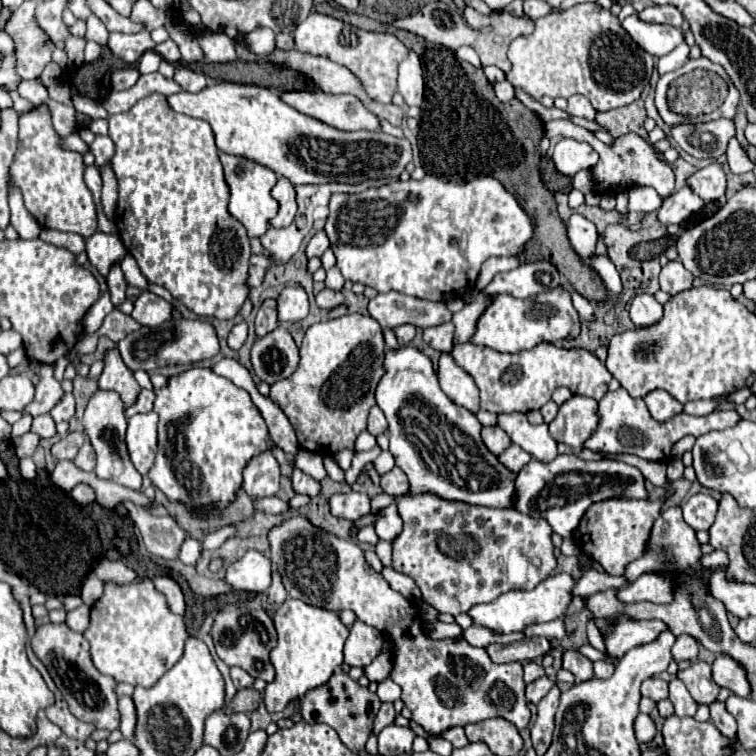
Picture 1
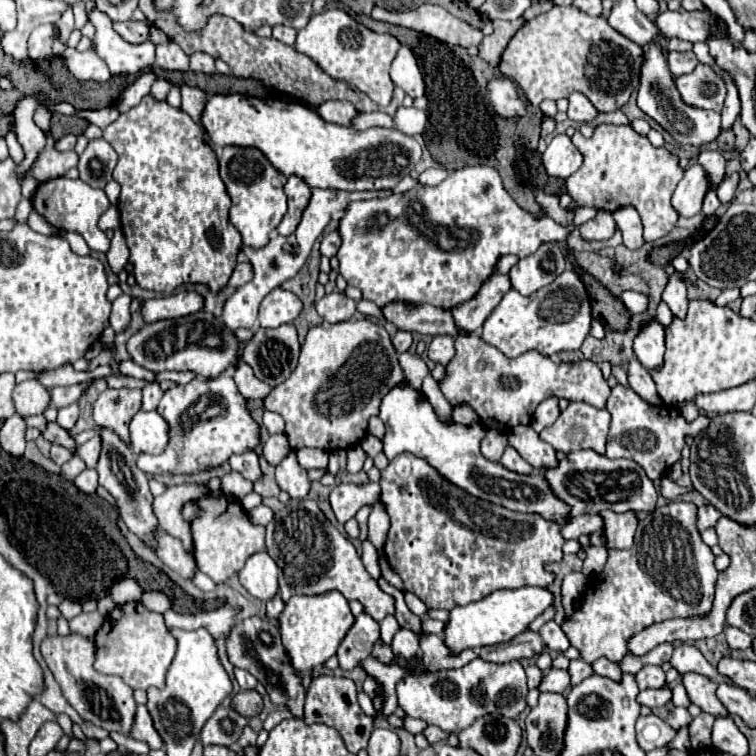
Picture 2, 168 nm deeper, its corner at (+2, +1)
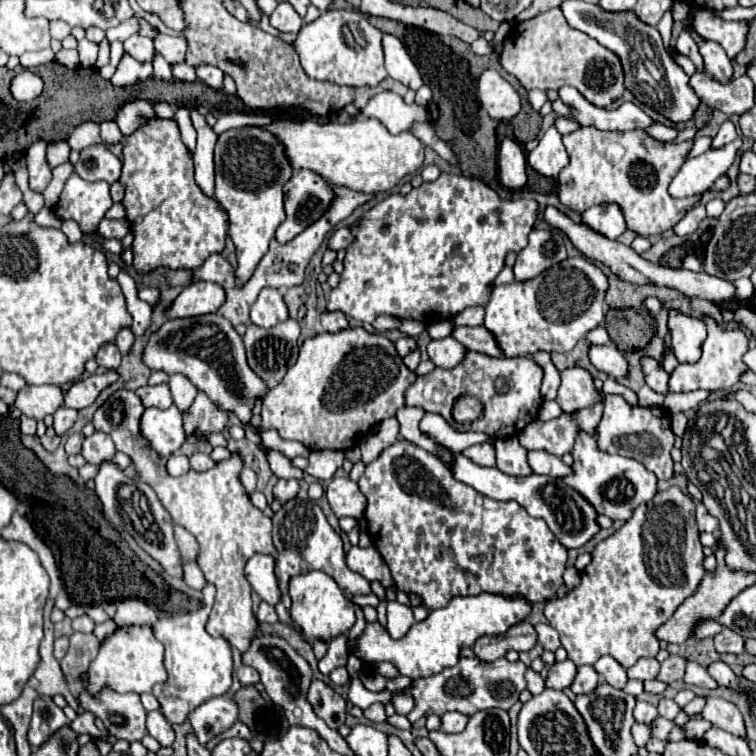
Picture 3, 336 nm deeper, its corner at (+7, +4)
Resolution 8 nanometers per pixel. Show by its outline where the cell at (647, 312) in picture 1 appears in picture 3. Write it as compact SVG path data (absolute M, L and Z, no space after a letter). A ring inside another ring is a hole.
M642 358L644 374L646 374L646 384L658 392L658 394L668 394L668 374L658 366L658 360L652 358Z

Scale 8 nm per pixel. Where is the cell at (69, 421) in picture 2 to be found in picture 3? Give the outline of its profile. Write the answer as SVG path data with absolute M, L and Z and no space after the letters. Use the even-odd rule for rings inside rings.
M62 406L62 408L54 414L54 430L56 430L56 434L62 436L66 430L70 430L72 424L76 422L76 416L78 416L76 410Z

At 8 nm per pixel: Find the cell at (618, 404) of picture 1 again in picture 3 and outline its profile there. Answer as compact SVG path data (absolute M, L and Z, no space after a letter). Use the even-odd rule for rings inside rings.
M604 396L604 416L596 426L596 444L602 452L620 454L642 462L658 480L668 480L674 474L674 460L670 450L674 446L674 432L670 426L670 414L664 408L632 408L622 396Z

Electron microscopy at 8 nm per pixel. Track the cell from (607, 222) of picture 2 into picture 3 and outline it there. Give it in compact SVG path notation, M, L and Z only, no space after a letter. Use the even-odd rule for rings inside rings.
M598 204L588 208L582 214L582 222L586 222L592 230L606 234L606 238L616 240L626 230L626 220L618 204Z

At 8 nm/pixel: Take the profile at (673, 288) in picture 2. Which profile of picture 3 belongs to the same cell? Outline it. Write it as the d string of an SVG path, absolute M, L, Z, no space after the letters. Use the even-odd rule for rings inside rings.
M670 312L668 328L672 330L672 350L680 364L694 364L702 356L702 342L706 340L706 324L686 314Z

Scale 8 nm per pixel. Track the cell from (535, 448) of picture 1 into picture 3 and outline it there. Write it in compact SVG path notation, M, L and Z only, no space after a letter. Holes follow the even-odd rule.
M542 450L530 452L528 462L536 474L546 474L546 476L554 476L554 478L566 478L572 474L570 466L566 466L560 458L554 458L552 454L546 454Z

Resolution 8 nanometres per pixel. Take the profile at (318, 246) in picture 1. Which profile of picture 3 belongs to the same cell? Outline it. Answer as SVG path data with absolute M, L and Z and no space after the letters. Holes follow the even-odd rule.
M338 228L338 230L332 234L332 238L330 238L330 242L328 242L328 248L332 248L332 250L342 250L342 248L348 248L352 242L354 242L354 234L350 232L350 228Z

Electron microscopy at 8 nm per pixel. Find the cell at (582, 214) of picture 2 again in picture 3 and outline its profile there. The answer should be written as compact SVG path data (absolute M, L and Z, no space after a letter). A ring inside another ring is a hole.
M440 174L440 178L436 182L424 182L420 188L414 188L406 196L392 194L386 200L378 202L372 210L368 210L366 216L360 220L360 224L352 228L354 236L356 236L356 242L346 248L344 272L340 276L340 284L332 290L332 294L328 298L326 312L342 310L346 316L350 316L354 320L360 320L360 322L372 322L376 316L386 314L386 316L394 316L394 318L412 318L412 320L430 324L430 322L438 322L438 320L450 320L468 306L486 306L488 300L490 300L490 294L494 290L494 278L504 268L506 254L512 252L512 250L518 252L526 246L528 234L534 228L536 208L538 206L536 206L534 200L500 200L500 196L490 186L480 182L478 178L466 178L466 176L458 176L458 174Z

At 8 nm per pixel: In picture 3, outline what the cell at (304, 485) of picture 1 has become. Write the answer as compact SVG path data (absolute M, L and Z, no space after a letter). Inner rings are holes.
M278 480L278 484L274 486L274 498L280 504L286 504L288 500L292 500L298 494L298 490L300 490L298 480Z

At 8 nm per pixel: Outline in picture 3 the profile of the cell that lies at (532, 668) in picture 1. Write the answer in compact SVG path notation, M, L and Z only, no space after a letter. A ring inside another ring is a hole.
M528 670L528 672L526 672L526 680L528 680L528 690L530 690L534 696L540 694L540 692L546 688L544 678L542 678L540 674L534 674L534 670Z

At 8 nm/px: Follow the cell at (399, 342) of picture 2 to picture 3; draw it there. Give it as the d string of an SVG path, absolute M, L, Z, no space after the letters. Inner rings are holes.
M402 336L402 338L396 342L396 350L398 350L398 354L404 358L404 356L410 354L412 350L416 350L416 340L410 338L410 336Z

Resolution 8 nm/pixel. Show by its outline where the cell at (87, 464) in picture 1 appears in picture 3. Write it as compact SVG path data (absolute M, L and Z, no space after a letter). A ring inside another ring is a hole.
M94 432L90 438L84 440L84 446L82 446L82 456L86 458L86 462L90 464L102 464L102 462L108 462L112 460L116 454L116 448L114 448L114 442L108 434L102 434L102 432Z

